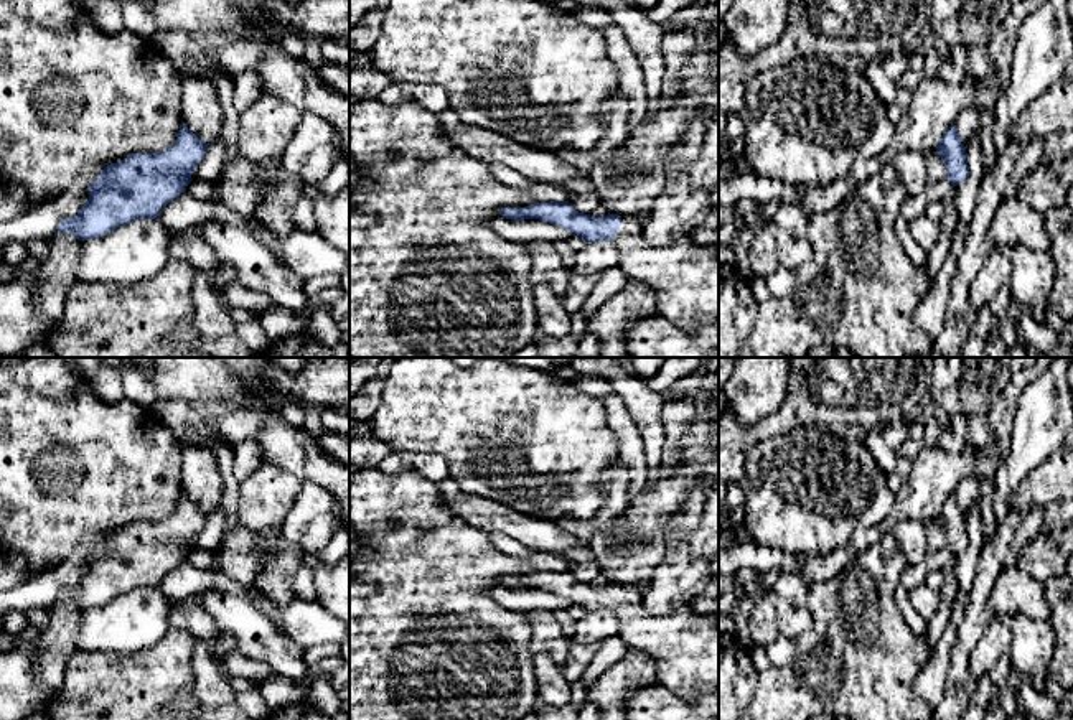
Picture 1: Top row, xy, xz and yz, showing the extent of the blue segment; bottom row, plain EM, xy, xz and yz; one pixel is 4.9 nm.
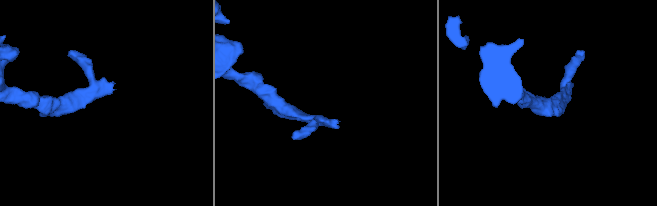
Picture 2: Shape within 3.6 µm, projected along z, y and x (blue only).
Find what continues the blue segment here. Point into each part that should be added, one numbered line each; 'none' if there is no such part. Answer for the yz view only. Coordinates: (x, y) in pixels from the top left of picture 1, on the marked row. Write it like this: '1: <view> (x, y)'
none

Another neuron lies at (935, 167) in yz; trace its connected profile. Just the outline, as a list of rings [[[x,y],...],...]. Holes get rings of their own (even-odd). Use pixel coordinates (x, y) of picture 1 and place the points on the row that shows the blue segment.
[[[931,150],[925,157],[926,157],[926,171],[930,186],[933,186],[941,180],[946,180],[946,166],[938,152]]]

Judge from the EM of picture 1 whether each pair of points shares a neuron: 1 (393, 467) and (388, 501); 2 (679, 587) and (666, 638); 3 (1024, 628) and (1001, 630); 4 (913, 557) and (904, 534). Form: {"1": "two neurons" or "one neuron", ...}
{"1": "two neurons", "2": "two neurons", "3": "two neurons", "4": "one neuron"}

